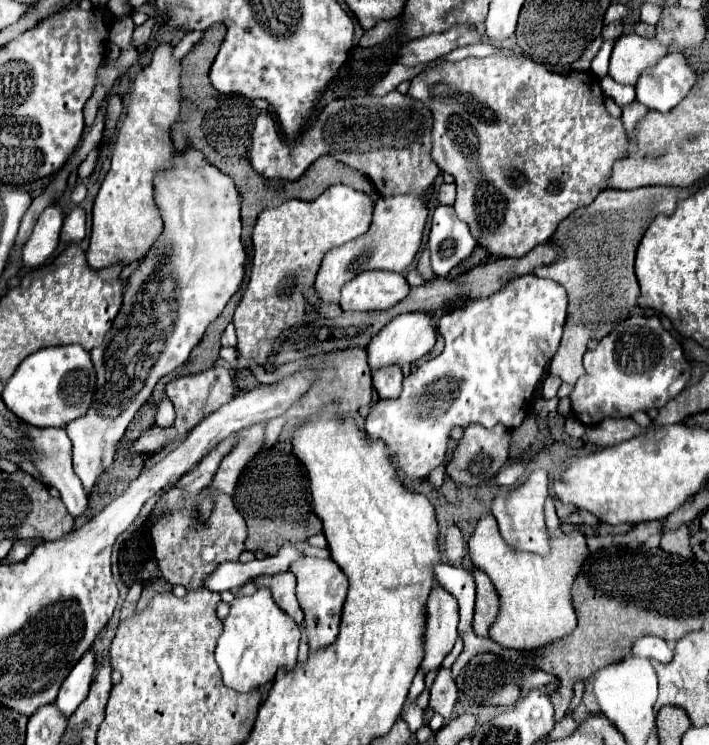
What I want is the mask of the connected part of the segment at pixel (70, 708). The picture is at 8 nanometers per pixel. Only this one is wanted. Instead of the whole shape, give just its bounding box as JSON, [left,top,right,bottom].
[56,648,96,716]

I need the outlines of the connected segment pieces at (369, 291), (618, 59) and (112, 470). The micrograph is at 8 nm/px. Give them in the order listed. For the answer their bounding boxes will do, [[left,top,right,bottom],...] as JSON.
[[342,270,408,310],[610,34,666,84],[76,452,146,528]]

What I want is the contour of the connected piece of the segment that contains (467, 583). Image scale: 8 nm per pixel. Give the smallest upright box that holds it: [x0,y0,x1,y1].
[434,562,476,636]

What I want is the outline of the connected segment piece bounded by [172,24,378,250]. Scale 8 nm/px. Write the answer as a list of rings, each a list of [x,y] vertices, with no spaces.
[[[214,24],[208,30],[204,30],[204,36],[194,48],[184,56],[182,60],[182,74],[180,74],[180,88],[182,88],[182,102],[180,102],[180,116],[176,124],[172,126],[172,142],[176,152],[182,152],[184,148],[198,148],[204,152],[204,156],[222,172],[230,174],[236,182],[238,192],[242,194],[242,244],[246,250],[250,250],[250,236],[252,228],[256,224],[258,214],[268,208],[268,206],[278,206],[290,198],[300,198],[300,200],[316,200],[328,186],[332,184],[346,184],[356,190],[368,192],[374,200],[376,190],[368,176],[362,172],[356,172],[342,162],[336,162],[332,156],[320,156],[316,162],[310,164],[310,168],[298,178],[298,180],[268,180],[260,178],[260,174],[254,172],[250,160],[248,160],[248,150],[252,144],[252,128],[256,114],[252,116],[252,102],[242,98],[242,96],[226,96],[220,94],[212,88],[208,80],[208,70],[216,58],[216,50],[220,48],[222,40],[226,36],[226,26],[224,24]]]

